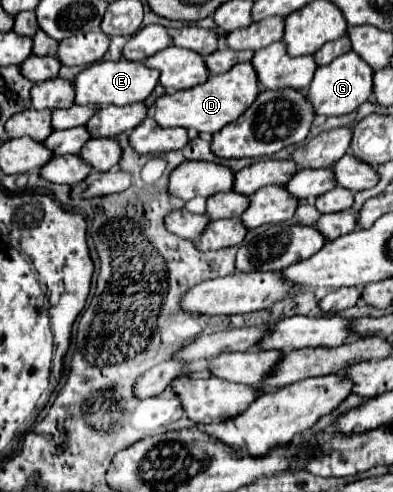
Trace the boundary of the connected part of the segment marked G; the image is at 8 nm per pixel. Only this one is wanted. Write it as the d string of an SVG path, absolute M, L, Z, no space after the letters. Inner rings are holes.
M349 51L343 57L315 71L307 97L311 99L317 115L331 117L331 115L343 115L355 111L361 103L365 103L371 97L371 89L373 89L373 69L355 51Z

